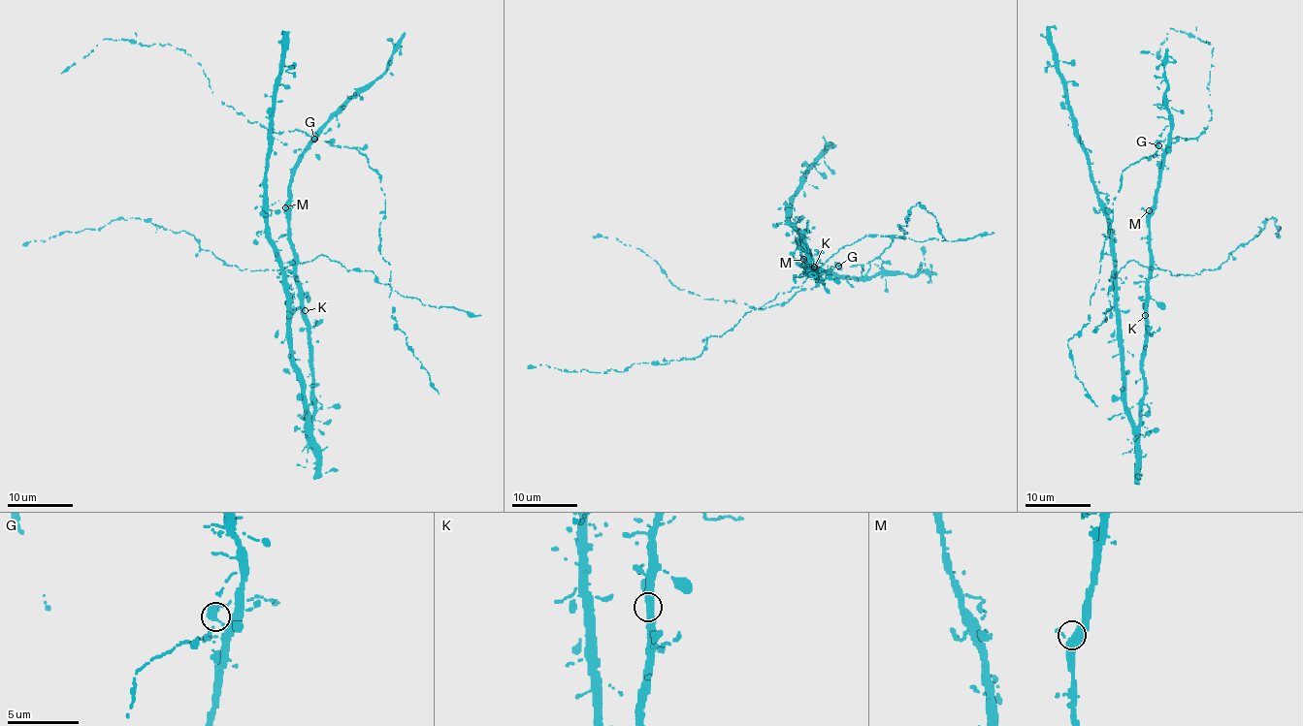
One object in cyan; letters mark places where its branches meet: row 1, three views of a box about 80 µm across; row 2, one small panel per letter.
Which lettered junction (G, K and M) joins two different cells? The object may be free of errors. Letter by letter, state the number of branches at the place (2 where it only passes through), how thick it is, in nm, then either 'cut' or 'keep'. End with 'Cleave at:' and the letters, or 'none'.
G: branches 2; calibre 400 nm; keep
K: branches 2; calibre 440 nm; keep
M: branches 2; calibre 460 nm; keep
Cleave at: none

